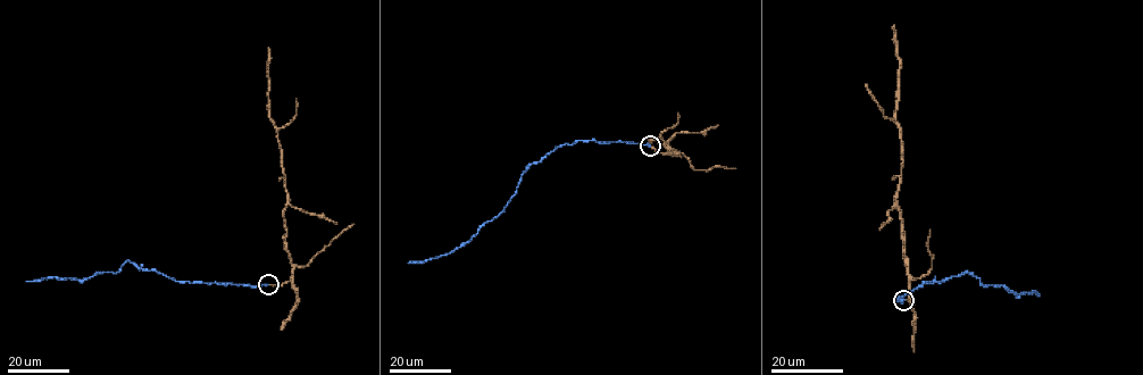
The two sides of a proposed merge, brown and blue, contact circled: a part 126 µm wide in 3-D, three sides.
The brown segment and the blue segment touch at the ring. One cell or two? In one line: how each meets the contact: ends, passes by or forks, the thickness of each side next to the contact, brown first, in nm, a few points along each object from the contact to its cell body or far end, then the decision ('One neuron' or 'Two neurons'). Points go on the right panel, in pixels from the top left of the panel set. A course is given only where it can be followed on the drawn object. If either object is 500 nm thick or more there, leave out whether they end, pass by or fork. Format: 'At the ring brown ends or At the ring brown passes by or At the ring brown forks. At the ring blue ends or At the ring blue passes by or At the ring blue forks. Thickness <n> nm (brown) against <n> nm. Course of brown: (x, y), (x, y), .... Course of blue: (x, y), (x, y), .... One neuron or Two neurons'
At the ring brown ends. At the ring blue passes by. Thickness 240 nm (brown) against 280 nm. Course of brown: (904, 300), (914, 298), (897, 199), (902, 163), (895, 121), (900, 58), (894, 24). Course of blue: (904, 300), (897, 298), (924, 283), (965, 272), (985, 286), (1003, 285), (1016, 293), (1033, 291), (1039, 297). One neuron

